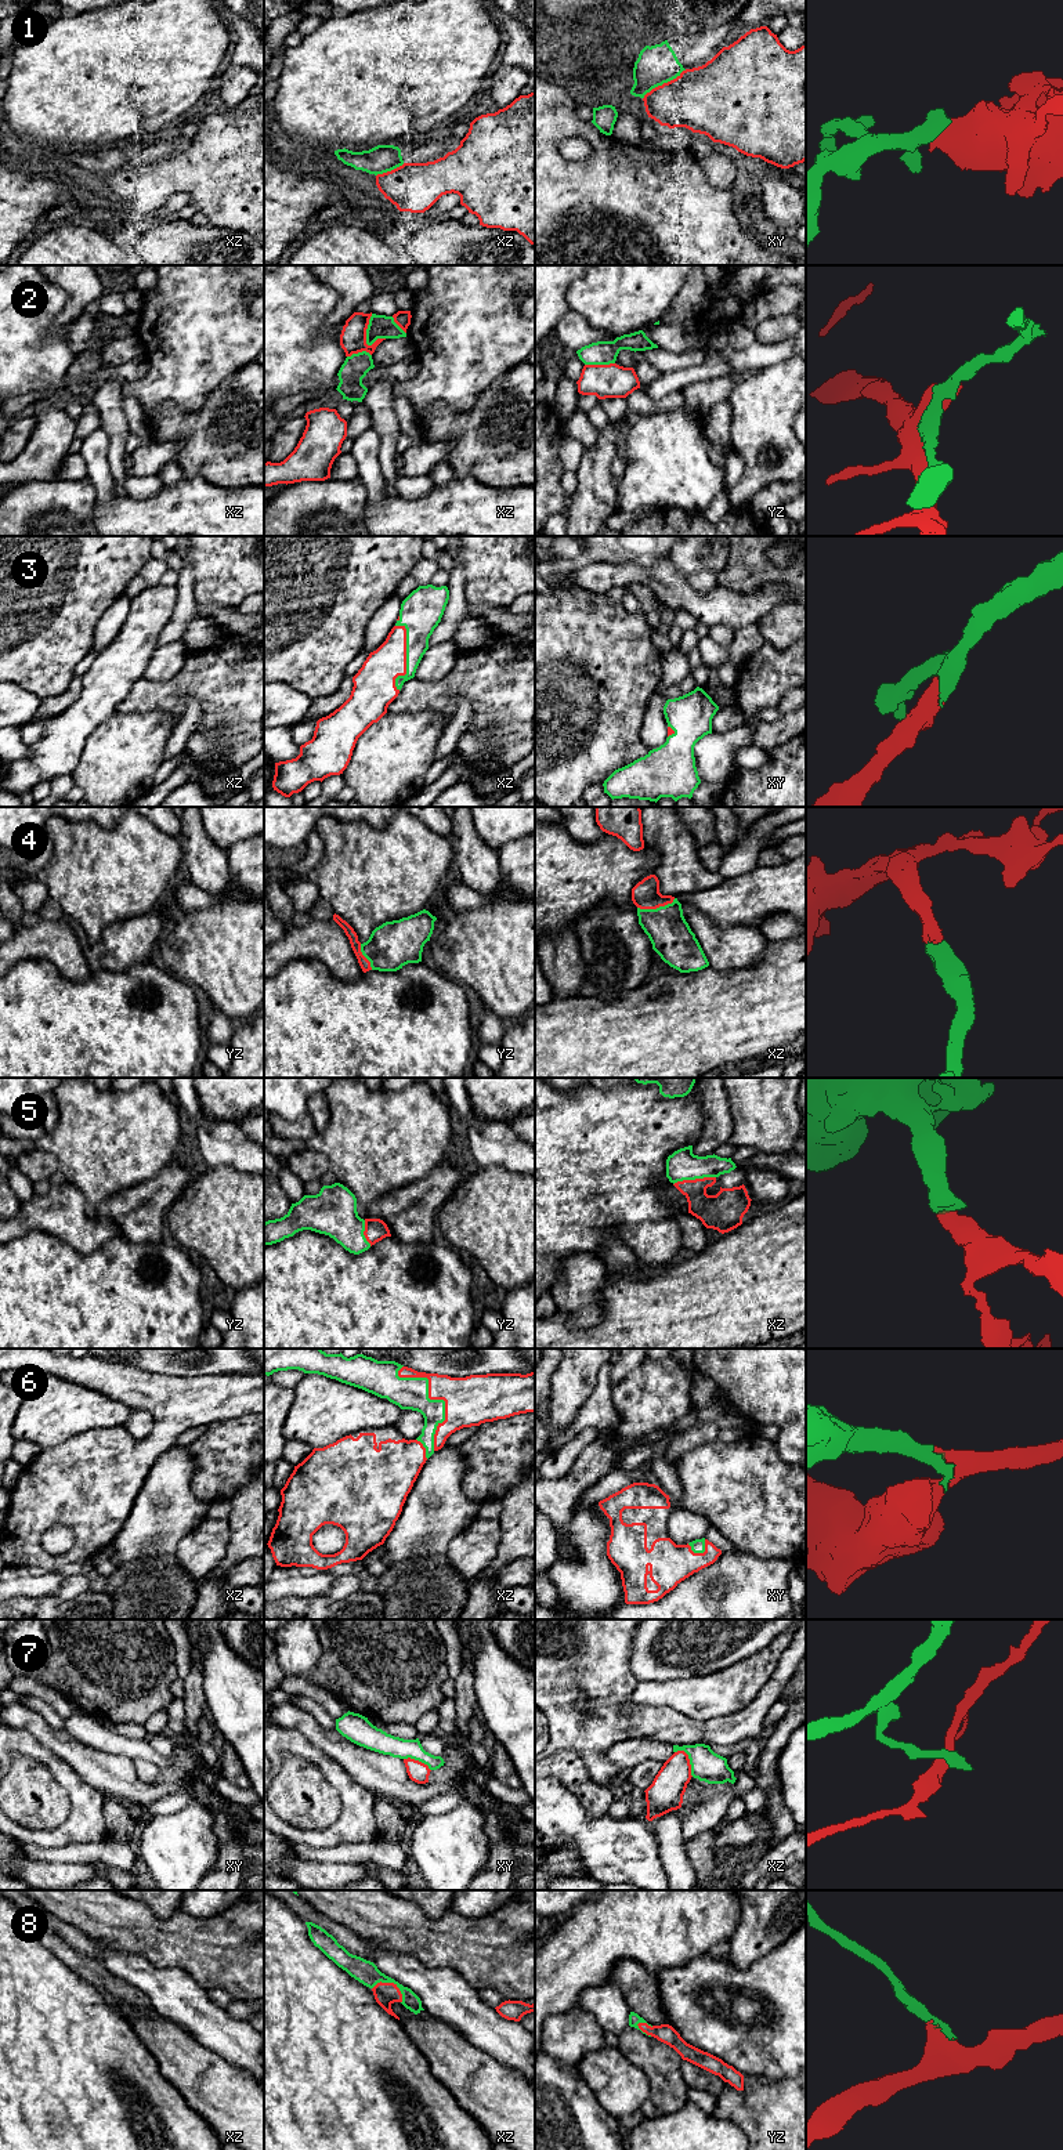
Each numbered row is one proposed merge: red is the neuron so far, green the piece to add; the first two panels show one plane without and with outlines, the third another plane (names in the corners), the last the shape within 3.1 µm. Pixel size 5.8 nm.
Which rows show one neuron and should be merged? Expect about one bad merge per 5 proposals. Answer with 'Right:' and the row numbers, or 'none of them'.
Right: 3, 4, 5, 6, 8

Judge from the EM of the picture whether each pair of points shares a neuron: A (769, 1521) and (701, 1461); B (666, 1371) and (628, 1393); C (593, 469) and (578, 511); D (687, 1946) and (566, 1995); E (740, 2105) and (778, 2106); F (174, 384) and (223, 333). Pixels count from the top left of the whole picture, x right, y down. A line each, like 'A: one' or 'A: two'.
A: one
B: one
C: one
D: one
E: one
F: one

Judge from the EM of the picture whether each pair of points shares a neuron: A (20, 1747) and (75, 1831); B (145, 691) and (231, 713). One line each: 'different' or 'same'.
A: same
B: same

